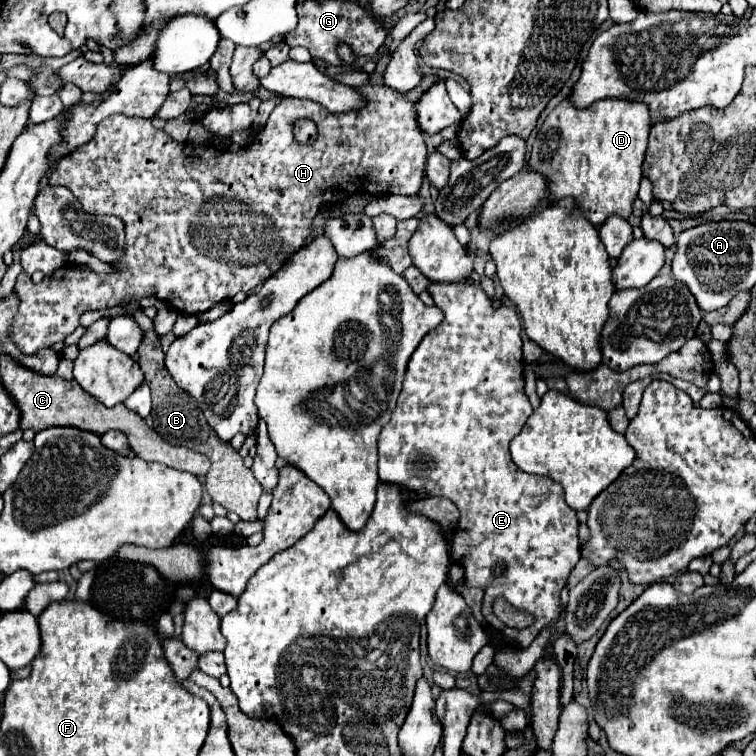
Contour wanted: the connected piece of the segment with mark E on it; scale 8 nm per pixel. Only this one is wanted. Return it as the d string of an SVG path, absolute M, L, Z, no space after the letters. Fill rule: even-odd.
M459 283L459 285L429 285L427 291L431 293L433 301L435 301L435 307L443 311L443 321L441 325L437 325L431 333L427 333L423 337L423 341L419 343L419 347L415 349L415 353L411 355L411 361L407 365L407 373L405 373L405 381L403 381L403 389L401 389L401 395L397 399L397 405L391 413L391 419L389 423L383 427L381 435L379 435L379 479L387 485L399 485L407 491L413 491L417 495L417 499L427 499L427 497L445 497L449 501L453 501L459 509L459 521L457 521L457 527L453 531L453 535L449 537L449 545L451 545L451 561L461 565L463 571L465 571L465 585L467 587L483 587L485 589L485 597L483 597L483 617L485 621L497 629L509 643L513 643L515 647L519 649L525 649L531 645L531 641L545 629L549 627L551 623L555 623L559 619L559 613L561 613L561 601L559 601L559 595L563 591L563 587L567 585L567 577L571 573L571 569L577 565L579 557L581 557L581 543L579 543L579 535L577 535L577 529L579 529L579 521L577 521L577 515L575 511L565 503L565 497L563 497L563 489L543 477L543 475L527 475L523 473L513 461L511 461L511 455L509 455L509 441L523 429L525 421L529 419L529 415L533 413L533 407L525 395L525 381L523 381L523 357L521 357L521 321L517 317L517 311L513 307L505 307L501 305L499 309L493 309L491 307L491 299L487 297L487 293L481 289L479 283ZM503 561L507 565L505 573L501 577L493 577L493 567L495 563ZM495 597L505 597L511 605L515 605L517 609L521 611L529 611L535 615L535 623L527 629L513 629L513 627L507 627L503 625L495 615L493 615L493 599Z

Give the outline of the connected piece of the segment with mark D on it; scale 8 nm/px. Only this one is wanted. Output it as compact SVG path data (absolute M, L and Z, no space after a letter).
M563 99L541 125L527 169L545 177L551 203L571 197L595 227L601 227L611 215L629 219L643 177L641 165L649 127L649 113L643 103L601 99L587 109L575 109L569 99Z

